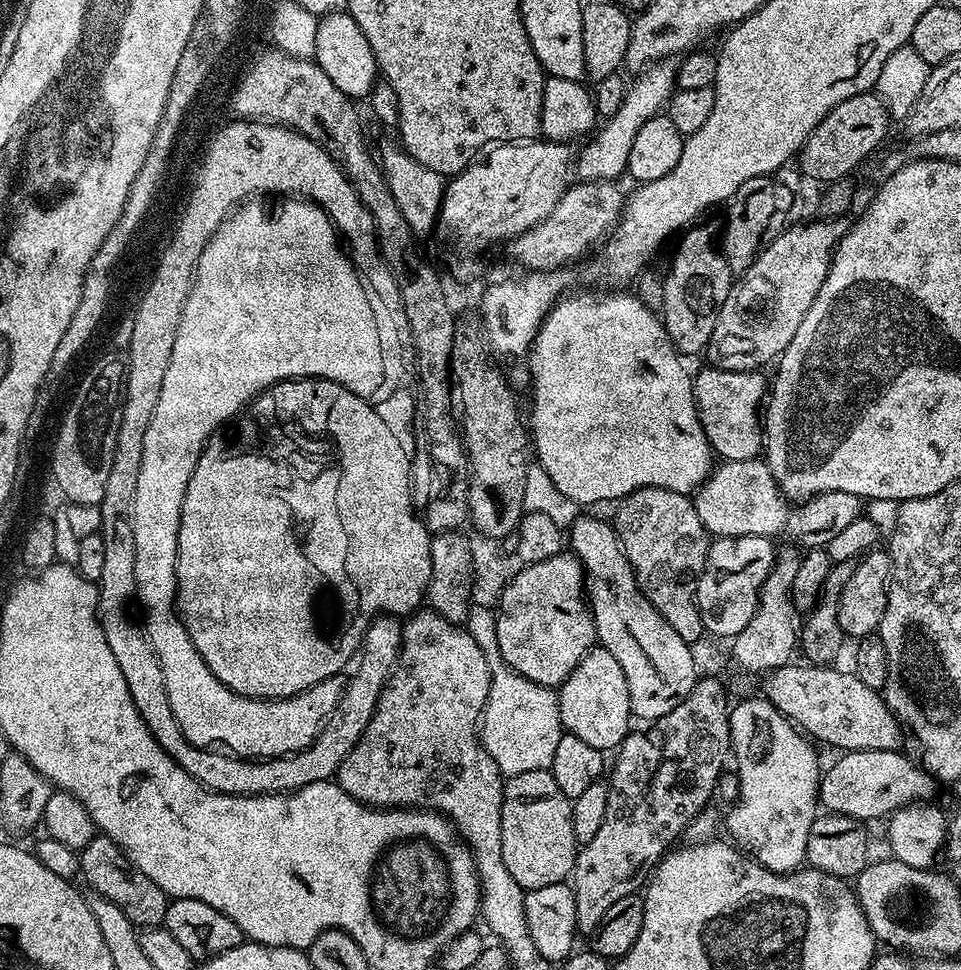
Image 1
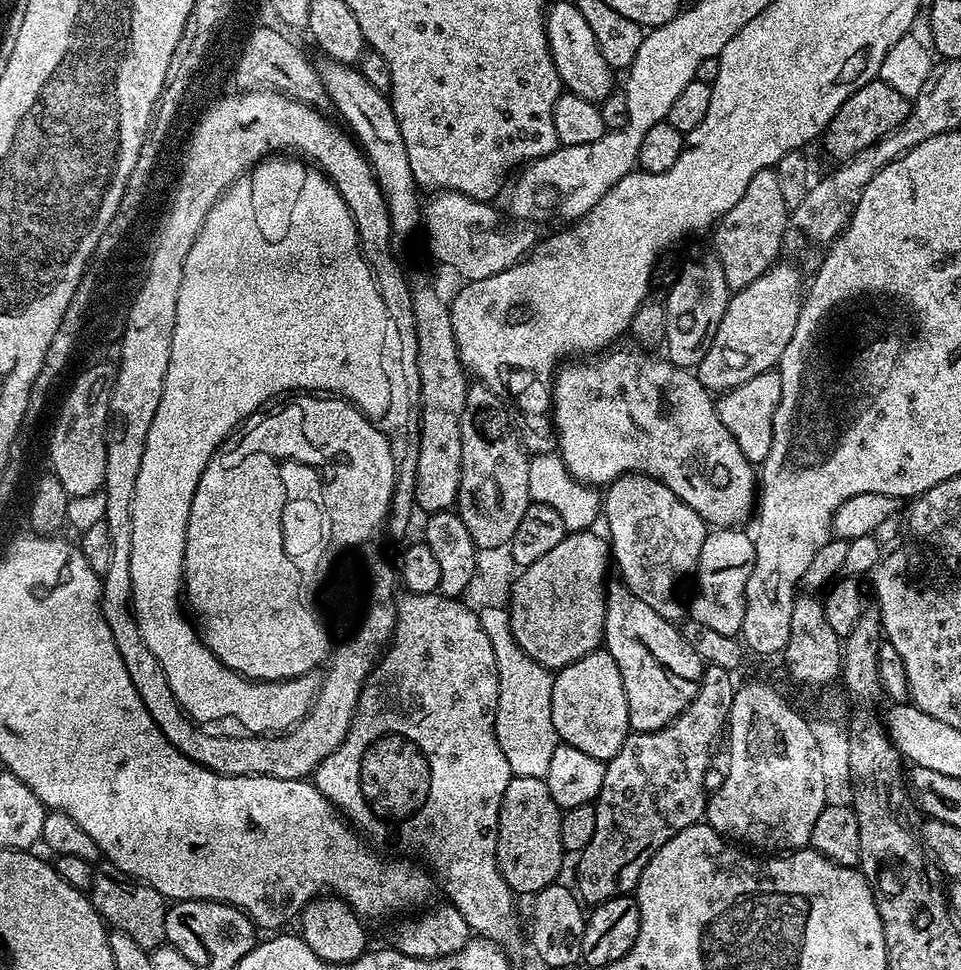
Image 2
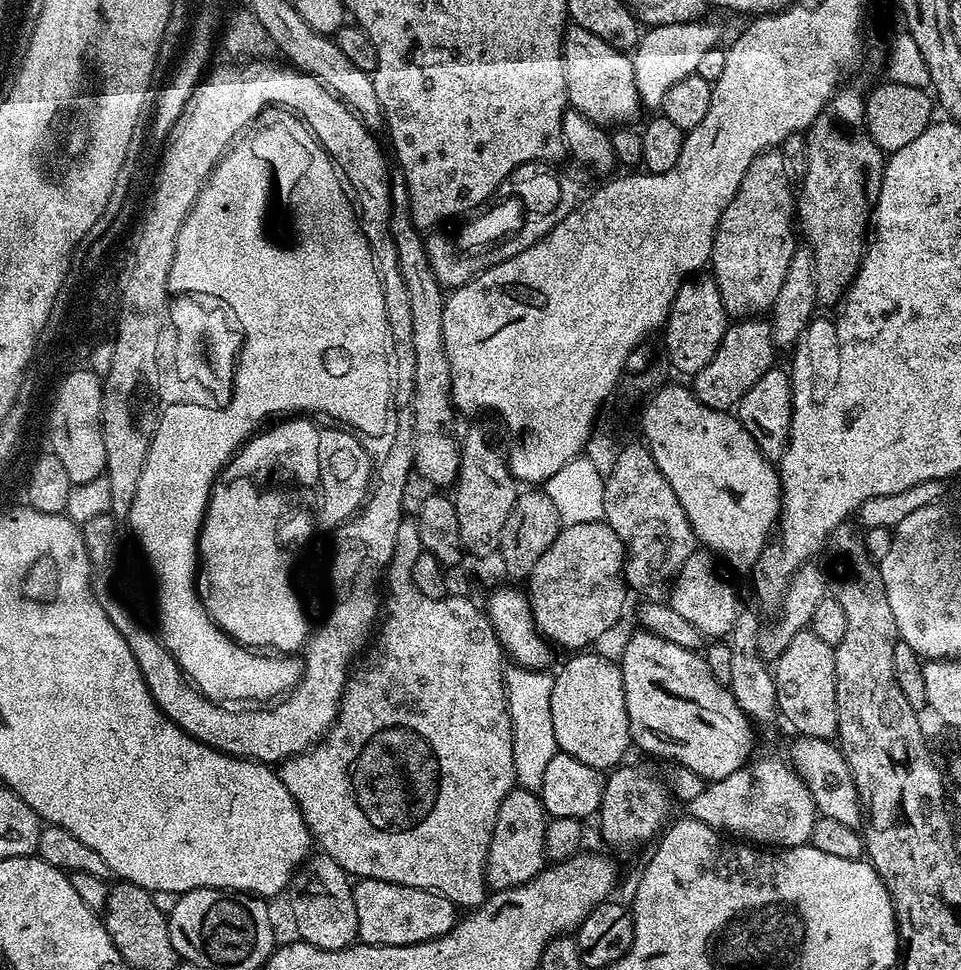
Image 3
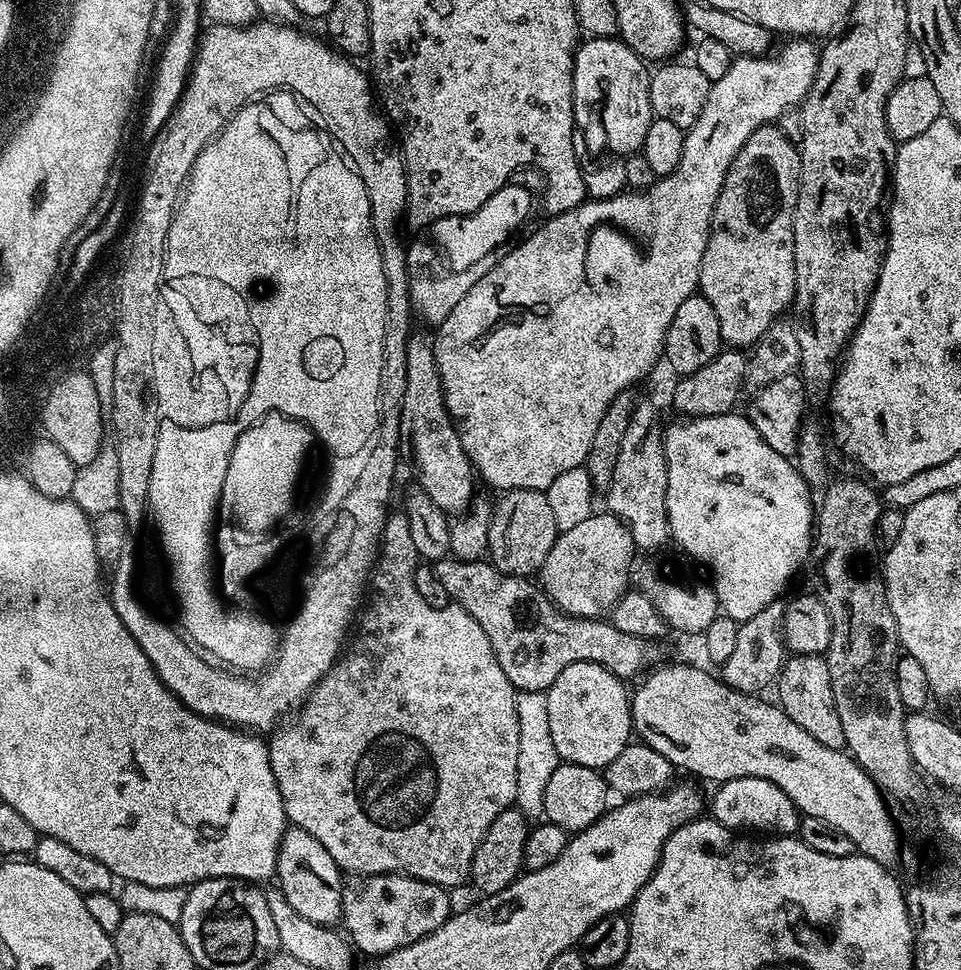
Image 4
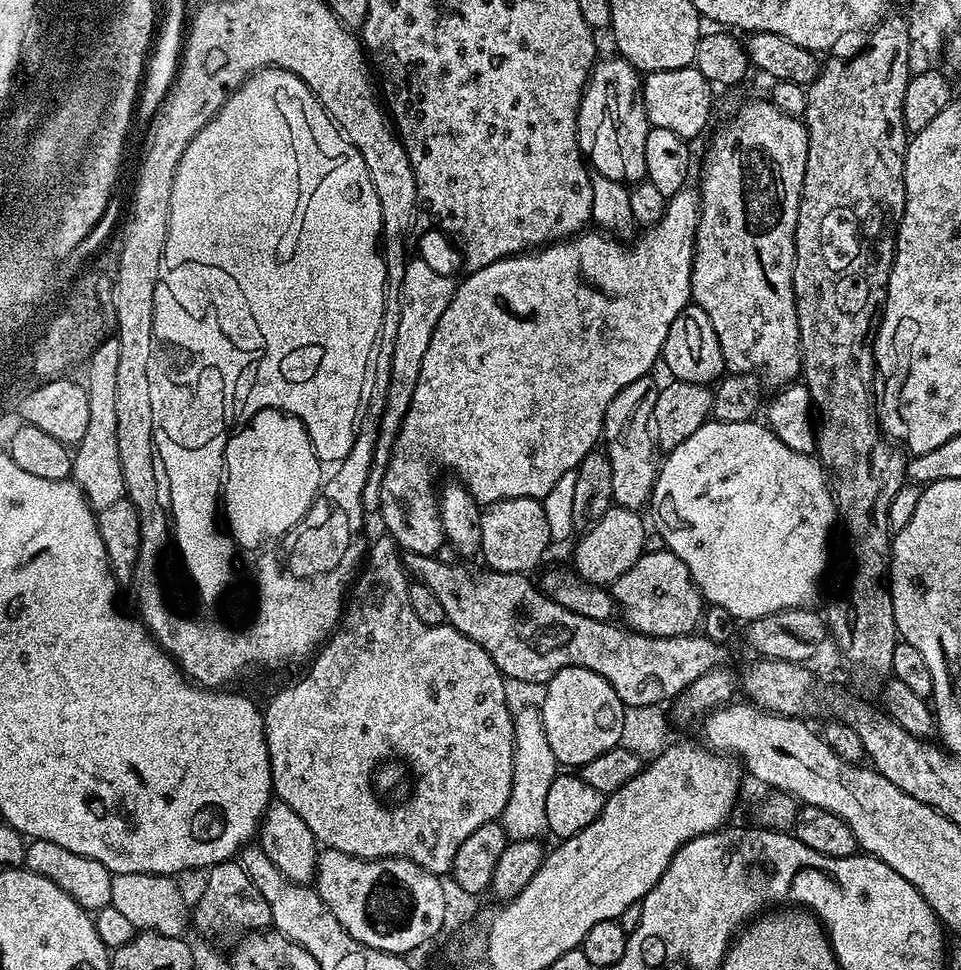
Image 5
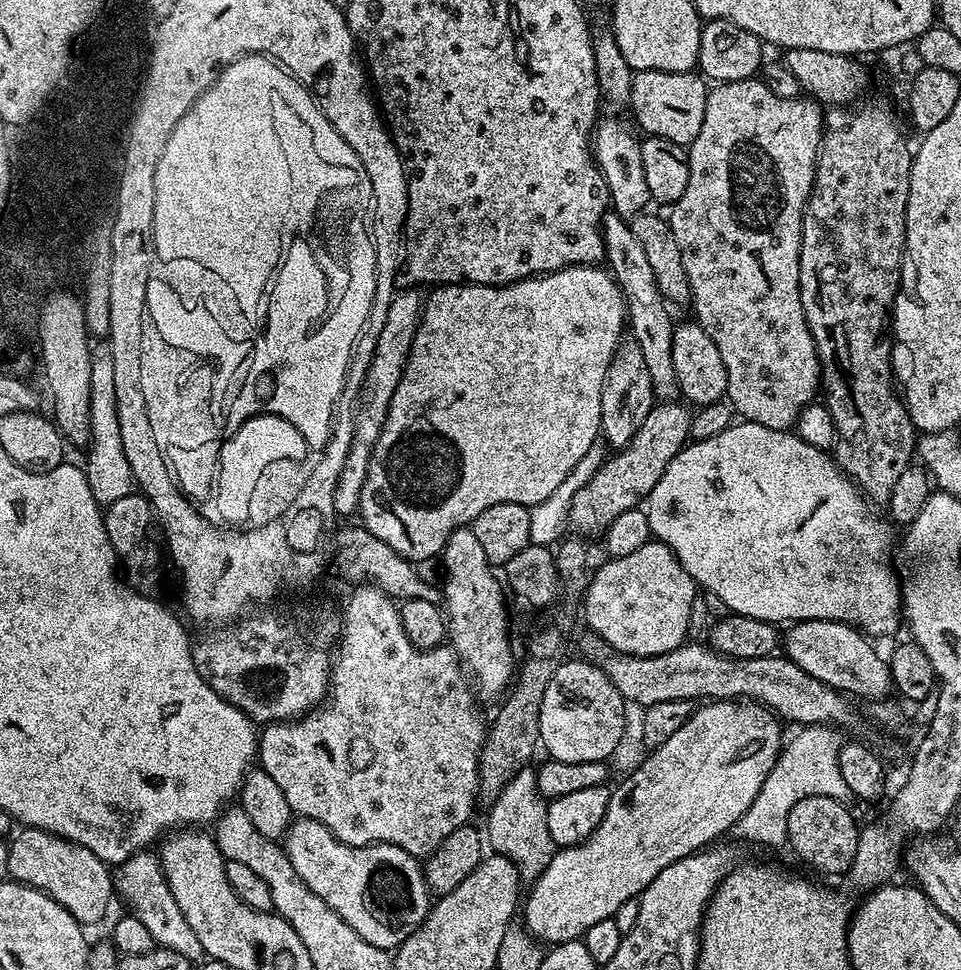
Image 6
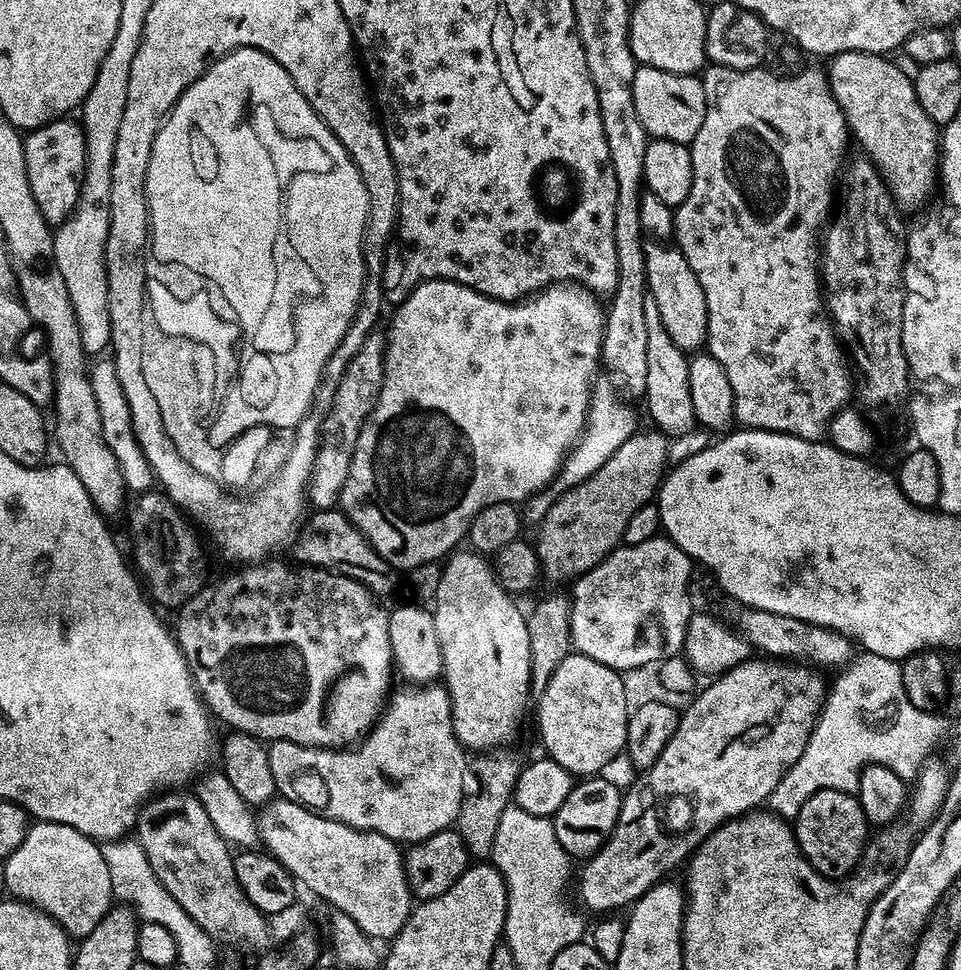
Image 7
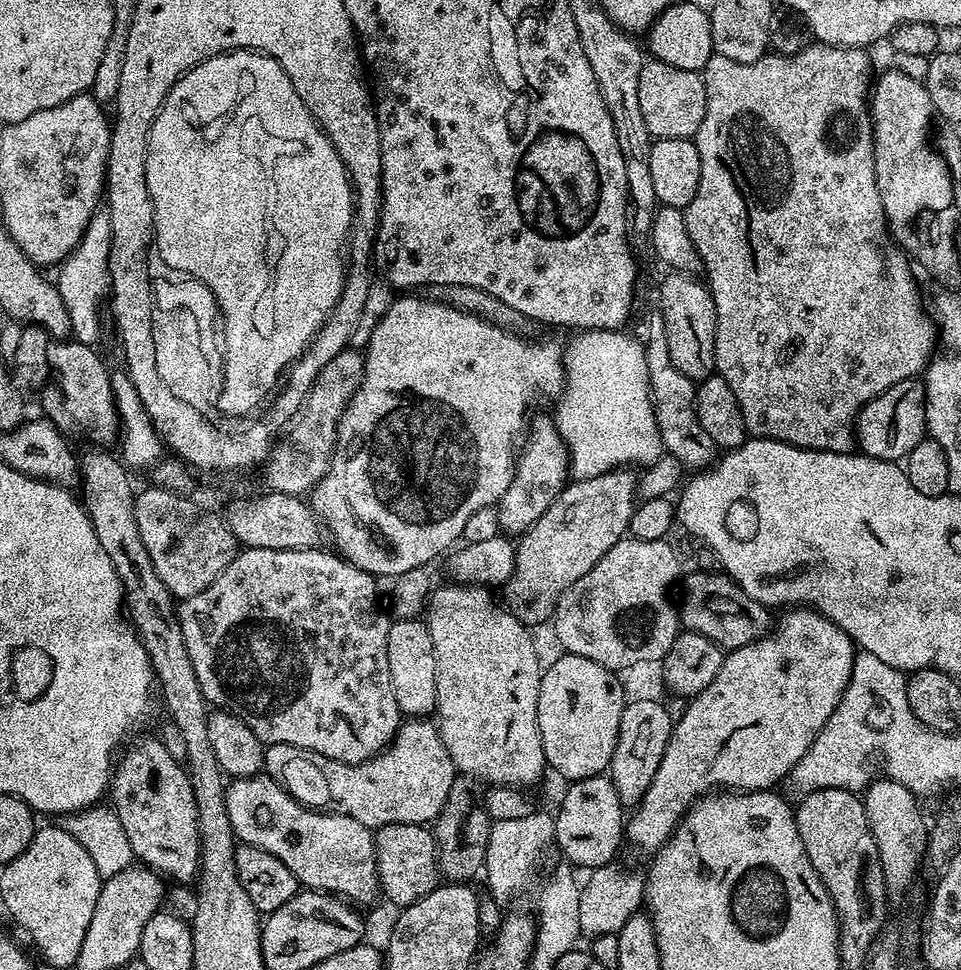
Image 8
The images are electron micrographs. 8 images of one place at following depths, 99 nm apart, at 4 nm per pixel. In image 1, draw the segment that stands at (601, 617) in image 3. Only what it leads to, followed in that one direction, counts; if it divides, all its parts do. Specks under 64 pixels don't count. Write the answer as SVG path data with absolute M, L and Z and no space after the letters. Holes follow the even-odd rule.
M571 551L525 564L505 586L498 603L498 650L510 668L530 682L555 689L597 643L584 591L584 567Z

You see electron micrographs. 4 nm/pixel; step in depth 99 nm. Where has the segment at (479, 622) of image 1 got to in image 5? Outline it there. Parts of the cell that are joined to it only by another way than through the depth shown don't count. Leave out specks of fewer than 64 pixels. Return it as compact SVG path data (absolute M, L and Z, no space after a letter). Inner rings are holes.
M517 707L512 725L516 735L514 770L510 782L510 798L502 817L504 832L509 840L540 840L548 832L546 794L550 794L550 782L554 782L558 774L558 765L554 750L550 750L550 742L546 742L546 726L542 726L539 707Z

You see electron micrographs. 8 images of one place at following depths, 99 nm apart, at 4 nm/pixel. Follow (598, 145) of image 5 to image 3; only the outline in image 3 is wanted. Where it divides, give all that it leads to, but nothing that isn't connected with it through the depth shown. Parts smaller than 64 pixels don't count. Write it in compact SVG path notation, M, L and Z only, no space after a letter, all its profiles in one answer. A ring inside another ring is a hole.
M569 27L564 33L564 73L566 94L571 111L586 114L590 122L601 126L624 126L642 112L642 105L635 86L633 57L619 52L610 42L602 42L590 30Z

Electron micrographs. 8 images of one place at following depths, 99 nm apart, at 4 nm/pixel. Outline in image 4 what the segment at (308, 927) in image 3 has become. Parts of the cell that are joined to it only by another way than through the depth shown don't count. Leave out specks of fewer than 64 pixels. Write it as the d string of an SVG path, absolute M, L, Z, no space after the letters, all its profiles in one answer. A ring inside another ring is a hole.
M295 826L285 831L278 858L276 859L276 875L278 889L285 896L286 902L302 916L314 924L336 926L341 923L344 911L342 910L342 894L346 883L340 868L330 858L326 846L318 842L318 838L306 834L306 830Z

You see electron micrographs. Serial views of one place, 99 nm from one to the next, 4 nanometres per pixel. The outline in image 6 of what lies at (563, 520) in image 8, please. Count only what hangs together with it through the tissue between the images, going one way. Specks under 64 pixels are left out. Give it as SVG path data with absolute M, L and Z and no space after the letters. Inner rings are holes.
M653 403L650 414L646 414L646 422L638 430L638 434L630 438L627 448L612 454L616 456L609 455L592 475L590 482L586 482L586 486L582 486L578 494L574 494L567 518L571 531L585 538L603 537L618 514L626 514L626 510L647 501L658 478L666 474L666 466L670 466L670 462L674 462L676 455L689 443L692 418L693 413L687 403Z

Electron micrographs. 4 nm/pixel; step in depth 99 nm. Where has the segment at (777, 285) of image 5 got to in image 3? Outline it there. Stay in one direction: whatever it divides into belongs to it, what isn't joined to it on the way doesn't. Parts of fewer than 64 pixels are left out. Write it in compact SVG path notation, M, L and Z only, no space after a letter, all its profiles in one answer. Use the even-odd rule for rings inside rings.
M769 150L750 162L750 170L746 170L742 186L738 186L738 194L734 194L730 206L726 206L714 234L710 275L716 280L722 306L729 317L756 318L771 309L778 298L778 290L782 290L786 270L790 270L790 258L798 247L792 228L794 232L794 196L792 200L792 184L784 169L784 156L780 150Z

